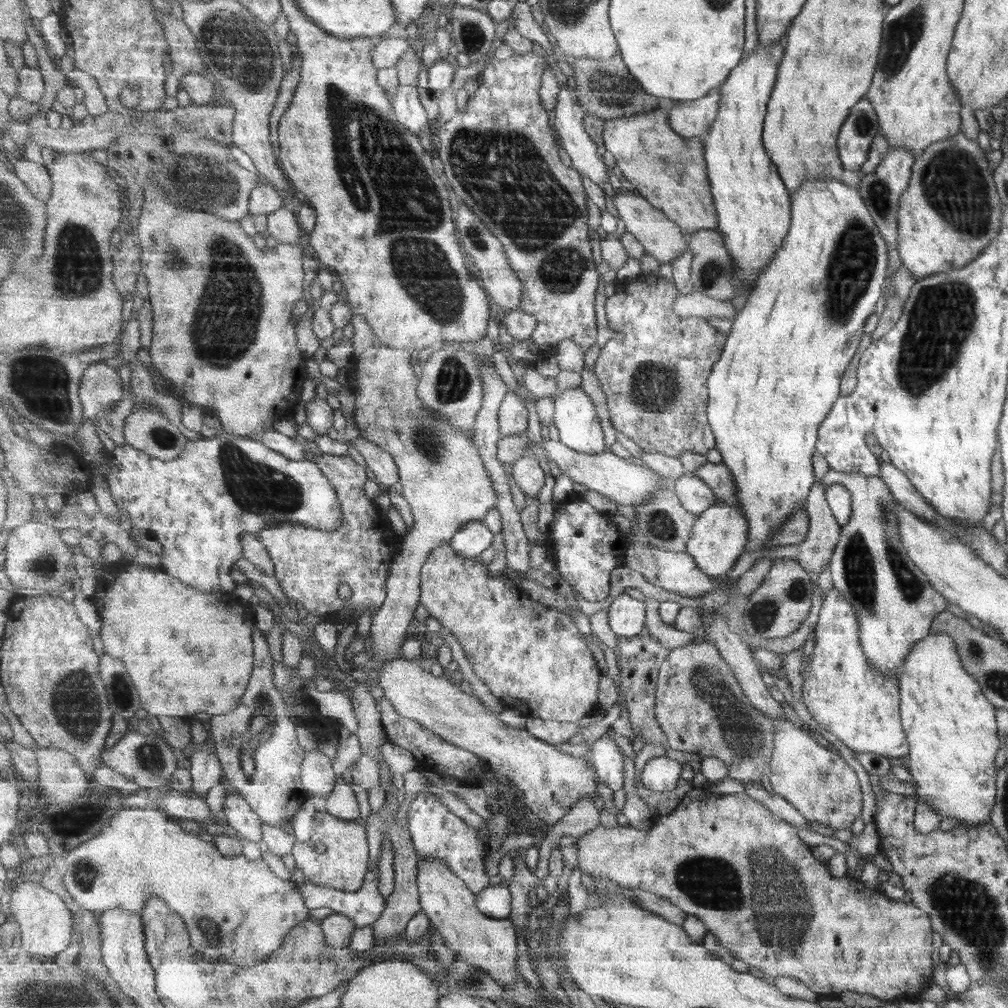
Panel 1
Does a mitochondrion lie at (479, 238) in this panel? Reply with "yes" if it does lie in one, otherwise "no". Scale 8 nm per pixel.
yes

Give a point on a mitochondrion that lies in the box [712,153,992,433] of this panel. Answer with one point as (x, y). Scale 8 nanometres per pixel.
(942, 316)

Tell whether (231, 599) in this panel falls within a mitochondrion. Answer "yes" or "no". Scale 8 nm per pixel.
no

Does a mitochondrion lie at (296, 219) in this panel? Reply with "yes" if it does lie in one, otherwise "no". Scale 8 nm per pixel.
no

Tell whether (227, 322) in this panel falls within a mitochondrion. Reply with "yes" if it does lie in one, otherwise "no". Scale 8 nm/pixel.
yes

